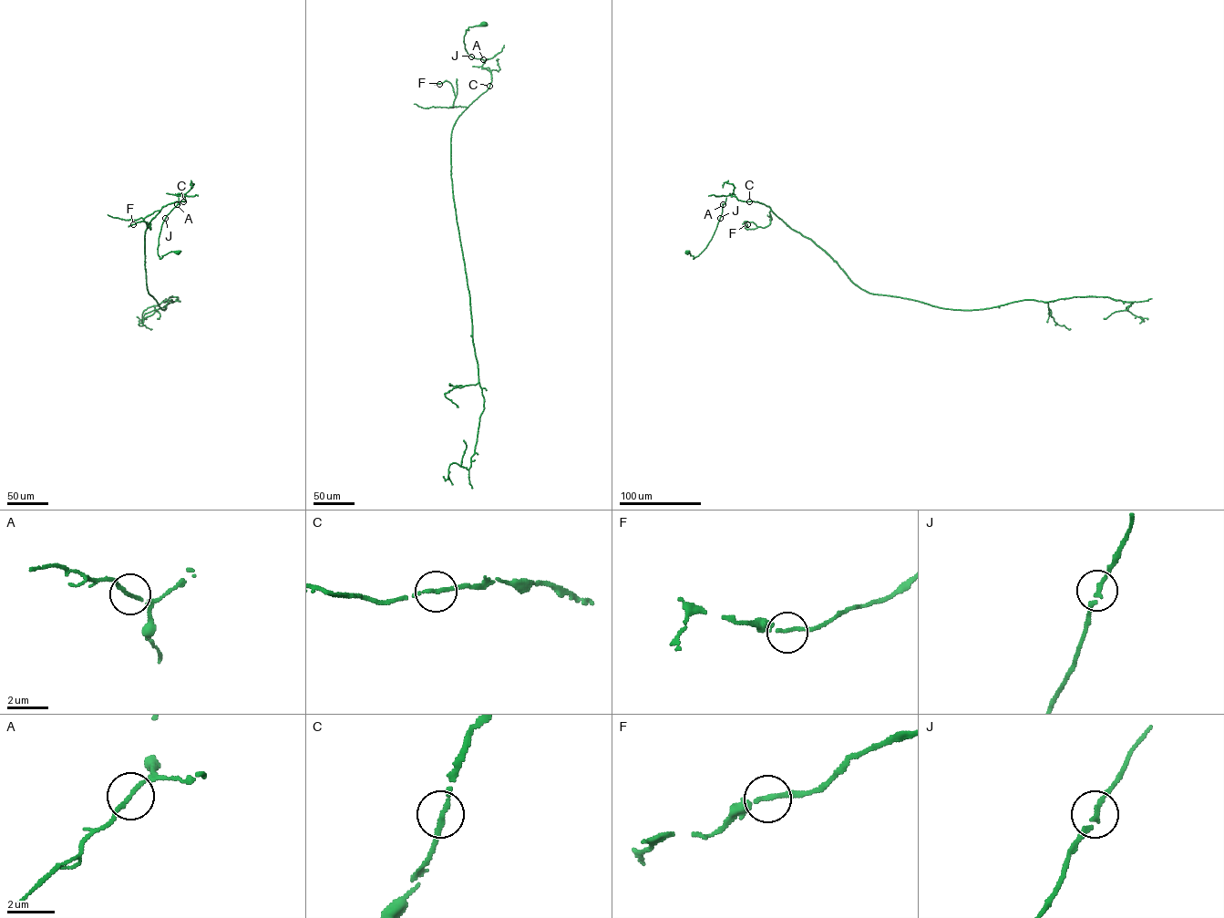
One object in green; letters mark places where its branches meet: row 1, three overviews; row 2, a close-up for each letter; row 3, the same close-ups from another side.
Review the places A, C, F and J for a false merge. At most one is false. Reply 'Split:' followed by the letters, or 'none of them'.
Split: none of them

